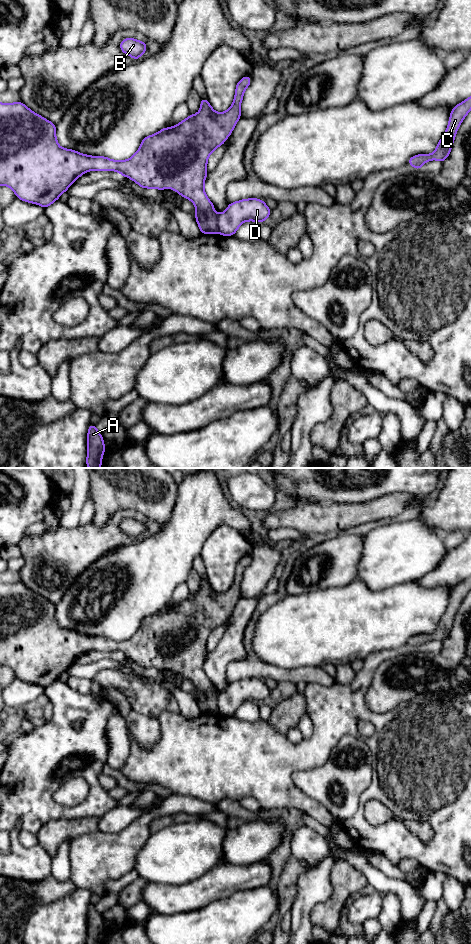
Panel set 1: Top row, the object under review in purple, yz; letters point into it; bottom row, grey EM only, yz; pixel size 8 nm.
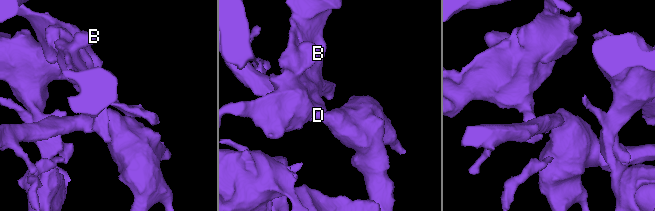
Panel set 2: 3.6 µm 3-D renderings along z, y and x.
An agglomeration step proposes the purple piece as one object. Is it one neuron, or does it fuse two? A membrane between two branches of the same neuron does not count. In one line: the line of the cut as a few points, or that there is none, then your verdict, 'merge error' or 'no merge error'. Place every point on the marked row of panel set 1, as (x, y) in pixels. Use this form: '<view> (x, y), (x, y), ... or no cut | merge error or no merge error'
yz (218, 215), (217, 232) | merge error

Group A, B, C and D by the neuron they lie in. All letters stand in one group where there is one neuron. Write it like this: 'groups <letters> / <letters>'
groups A B C / D

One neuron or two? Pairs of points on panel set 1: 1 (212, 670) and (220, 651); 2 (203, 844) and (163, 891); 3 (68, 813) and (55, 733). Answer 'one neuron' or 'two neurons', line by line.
1: one neuron
2: two neurons
3: one neuron

